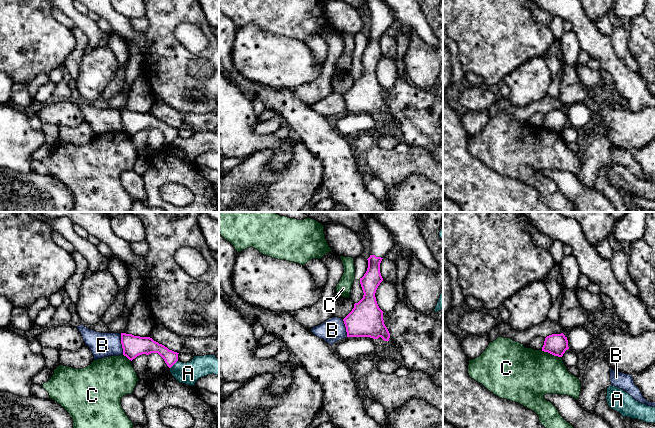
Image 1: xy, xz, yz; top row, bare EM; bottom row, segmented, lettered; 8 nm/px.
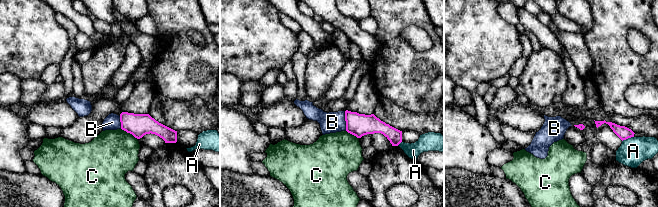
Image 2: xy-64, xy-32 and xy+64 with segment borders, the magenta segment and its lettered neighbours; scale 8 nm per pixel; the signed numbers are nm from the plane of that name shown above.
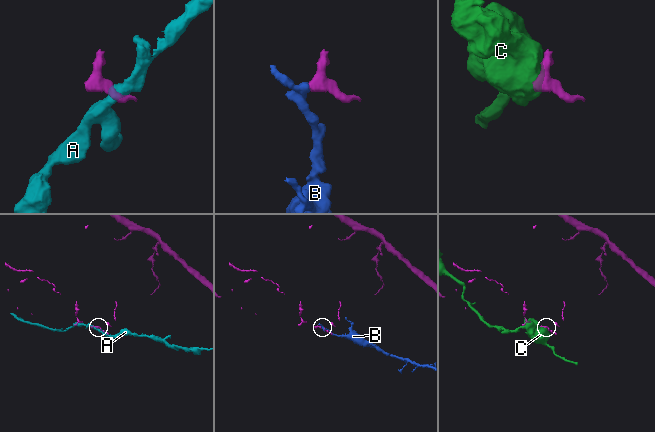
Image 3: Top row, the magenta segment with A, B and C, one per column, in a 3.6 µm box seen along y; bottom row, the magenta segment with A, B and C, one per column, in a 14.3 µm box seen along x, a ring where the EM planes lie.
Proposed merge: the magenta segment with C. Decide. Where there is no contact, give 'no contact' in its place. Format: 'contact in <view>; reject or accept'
contact in yz; reject

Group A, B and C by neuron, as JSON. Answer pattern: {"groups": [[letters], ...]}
{"groups": [["A"], ["B"], ["C"]]}

